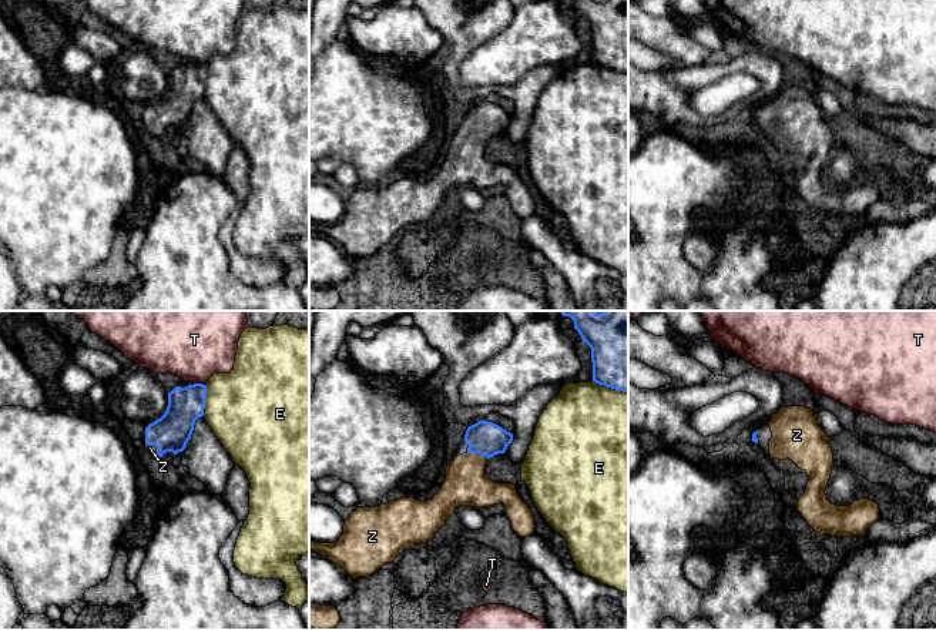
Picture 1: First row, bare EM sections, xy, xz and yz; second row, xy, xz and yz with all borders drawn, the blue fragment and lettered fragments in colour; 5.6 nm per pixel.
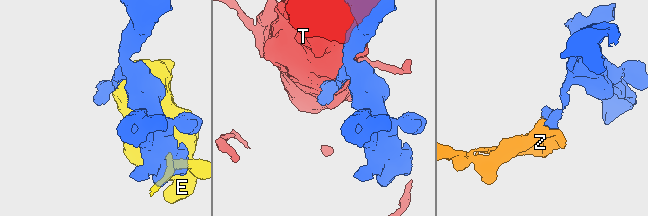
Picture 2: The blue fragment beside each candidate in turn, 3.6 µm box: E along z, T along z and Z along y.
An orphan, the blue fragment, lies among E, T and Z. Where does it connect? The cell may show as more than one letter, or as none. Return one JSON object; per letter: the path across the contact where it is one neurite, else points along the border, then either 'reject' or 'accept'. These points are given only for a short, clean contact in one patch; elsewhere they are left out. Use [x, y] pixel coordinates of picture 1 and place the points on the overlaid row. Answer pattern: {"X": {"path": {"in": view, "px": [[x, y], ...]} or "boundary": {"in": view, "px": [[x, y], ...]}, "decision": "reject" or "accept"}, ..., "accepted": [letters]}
{"E": {"decision": "reject"}, "T": {"decision": "reject"}, "Z": {"decision": "accept"}, "accepted": ["Z"]}

